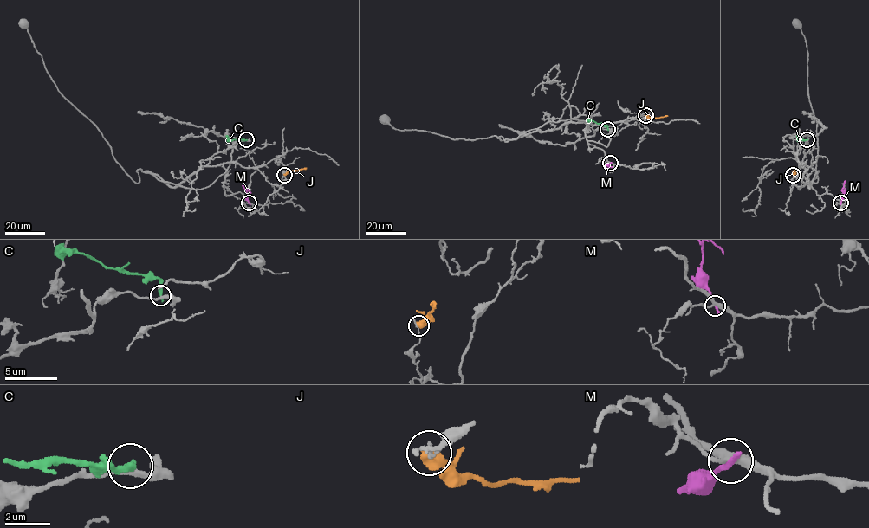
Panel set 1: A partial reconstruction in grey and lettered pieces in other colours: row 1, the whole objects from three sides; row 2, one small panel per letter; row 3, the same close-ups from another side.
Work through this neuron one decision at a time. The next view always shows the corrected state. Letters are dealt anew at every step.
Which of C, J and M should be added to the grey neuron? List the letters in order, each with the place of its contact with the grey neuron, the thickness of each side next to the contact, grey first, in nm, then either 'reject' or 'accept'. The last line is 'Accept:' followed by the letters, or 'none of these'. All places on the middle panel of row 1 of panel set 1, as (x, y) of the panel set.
C: (607, 129) | 240/280 nm | reject
J: (645, 115) | 150/600 nm | reject
M: (610, 163) | 320/320 nm | reject
Accept: none of these

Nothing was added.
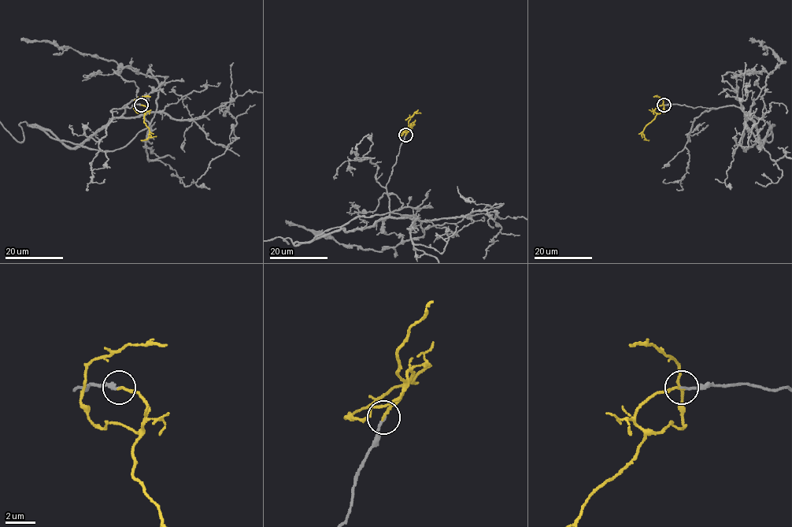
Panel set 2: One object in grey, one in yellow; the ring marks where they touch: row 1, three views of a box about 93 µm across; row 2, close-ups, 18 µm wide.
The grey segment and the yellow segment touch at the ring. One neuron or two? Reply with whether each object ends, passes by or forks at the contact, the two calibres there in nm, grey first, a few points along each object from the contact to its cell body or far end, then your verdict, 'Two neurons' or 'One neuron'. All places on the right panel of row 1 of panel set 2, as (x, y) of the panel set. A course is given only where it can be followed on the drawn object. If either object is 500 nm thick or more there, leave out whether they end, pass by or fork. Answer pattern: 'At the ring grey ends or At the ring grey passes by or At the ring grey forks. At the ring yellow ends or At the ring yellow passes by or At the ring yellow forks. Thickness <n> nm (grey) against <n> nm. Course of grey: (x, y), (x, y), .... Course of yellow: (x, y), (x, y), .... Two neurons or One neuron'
At the ring grey ends. At the ring yellow ends. Thickness 150 nm (grey) against 170 nm. Course of grey: (664, 105), (735, 105), (755, 124), (760, 147), (767, 121), (772, 139). Course of yellow: (664, 105), (657, 107), (655, 112), (664, 112), (664, 108), (663, 100), (659, 96), (653, 96). One neuron

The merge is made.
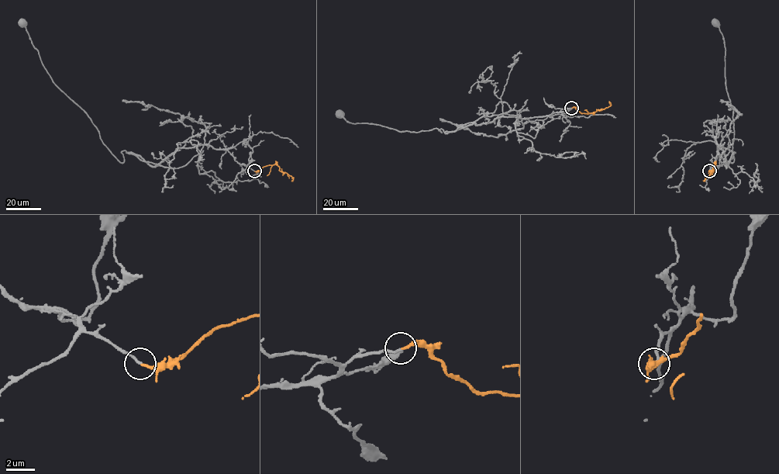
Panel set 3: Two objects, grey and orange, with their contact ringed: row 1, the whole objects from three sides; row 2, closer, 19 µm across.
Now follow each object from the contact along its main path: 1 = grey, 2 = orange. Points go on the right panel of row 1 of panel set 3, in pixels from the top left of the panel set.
1: (709, 171), (719, 145), (726, 166), (731, 150), (734, 160), (725, 42), (714, 23)
2: (709, 171), (715, 164), (703, 181)

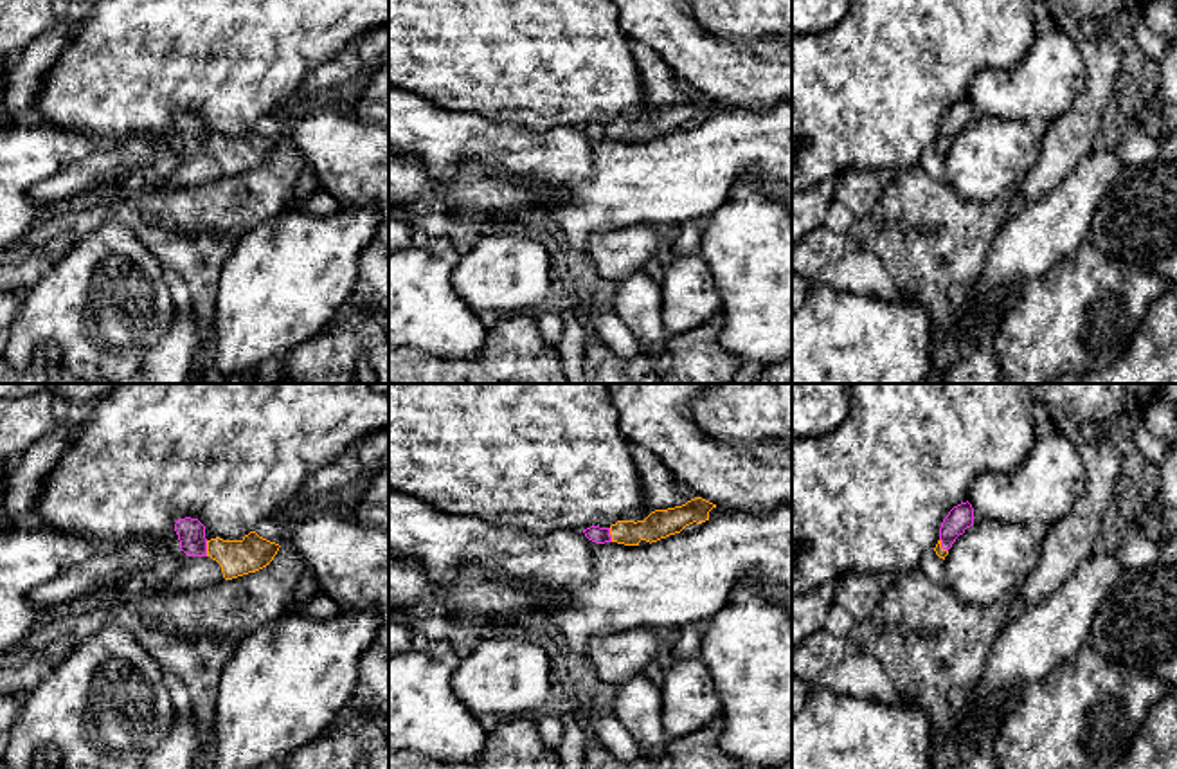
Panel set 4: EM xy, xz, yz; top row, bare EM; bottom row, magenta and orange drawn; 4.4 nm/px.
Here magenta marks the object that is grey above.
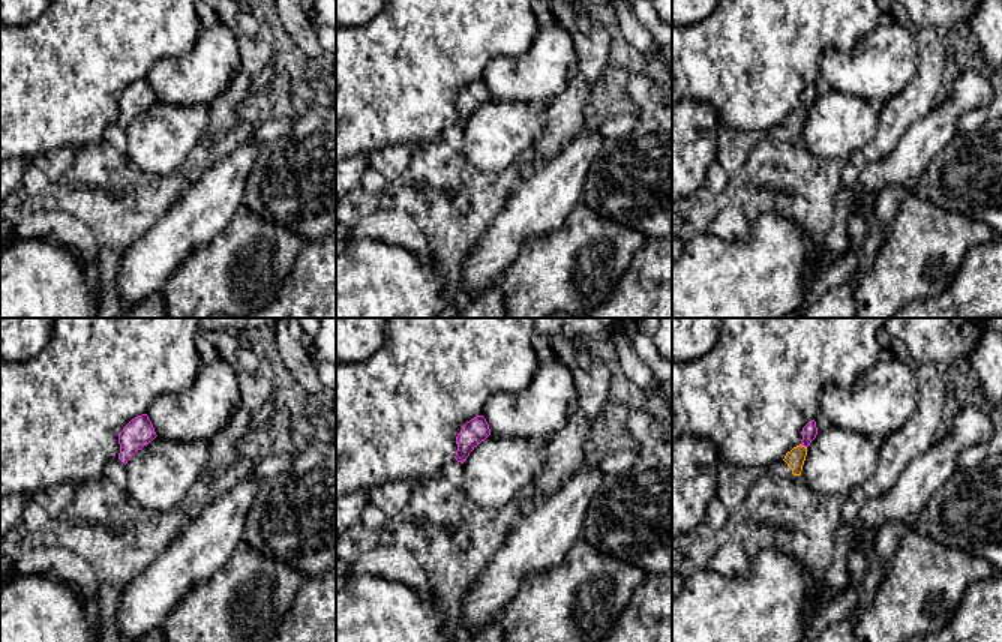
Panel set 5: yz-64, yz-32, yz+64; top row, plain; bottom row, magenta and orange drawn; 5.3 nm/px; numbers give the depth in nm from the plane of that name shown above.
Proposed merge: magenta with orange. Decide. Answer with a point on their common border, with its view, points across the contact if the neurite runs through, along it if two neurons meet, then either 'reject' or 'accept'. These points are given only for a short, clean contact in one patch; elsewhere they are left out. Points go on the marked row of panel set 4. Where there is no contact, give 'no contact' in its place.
xy (206, 548) | across xy (191, 533), (206, 548), (216, 548), (236, 557) | accept

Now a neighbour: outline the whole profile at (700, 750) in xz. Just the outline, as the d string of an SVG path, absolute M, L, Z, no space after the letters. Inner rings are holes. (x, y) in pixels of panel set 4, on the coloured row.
M718 715L691 735L668 738L668 769L741 769L743 764L722 749L722 731L723 719Z

